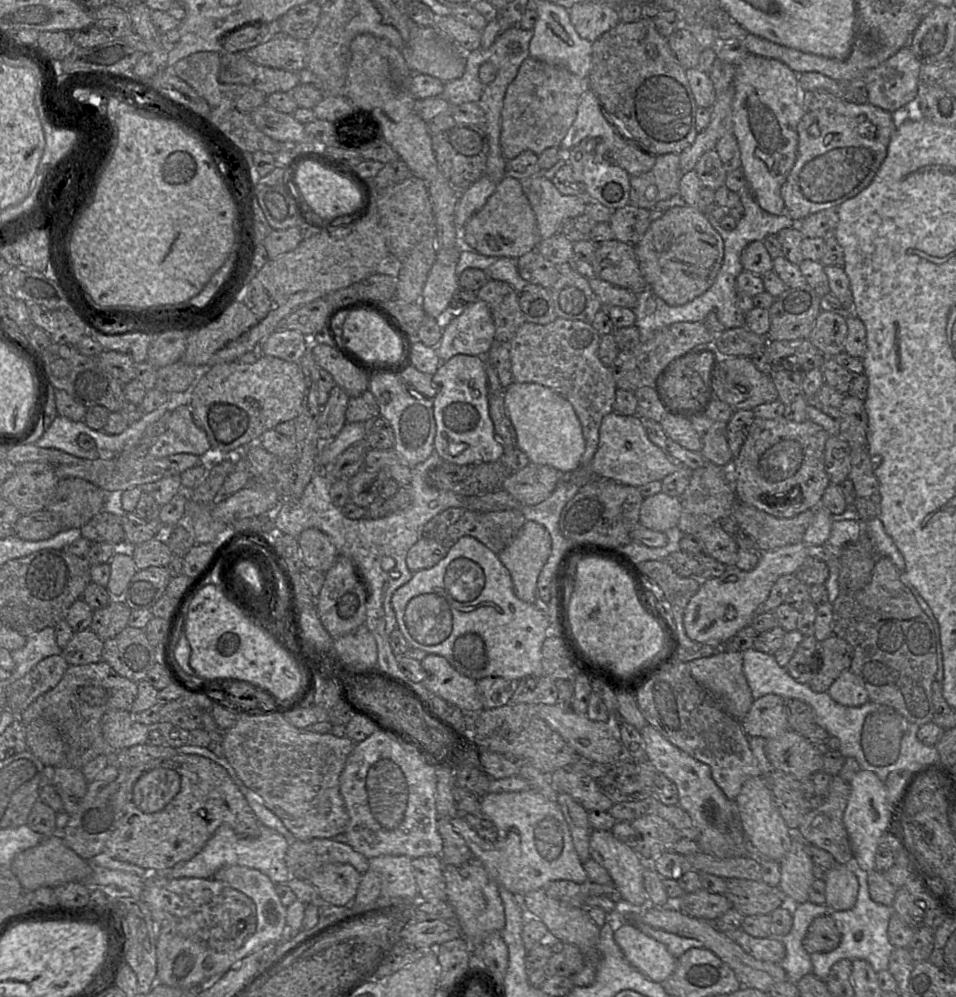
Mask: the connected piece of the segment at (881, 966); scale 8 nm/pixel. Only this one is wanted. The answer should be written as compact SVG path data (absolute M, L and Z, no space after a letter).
M855 864L851 865L858 883L859 890L857 901L850 910L831 912L831 917L841 934L841 942L837 949L828 953L810 954L813 971L812 973L819 979L825 981L831 967L842 959L865 960L875 972L888 970L890 955L894 950L888 937L888 925L891 916L894 914L892 906L885 906L874 902L869 894L868 872L862 870Z

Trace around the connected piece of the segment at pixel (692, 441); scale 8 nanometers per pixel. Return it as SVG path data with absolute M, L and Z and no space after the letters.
M666 412L661 425L669 440L693 452L701 452L702 440L690 419Z

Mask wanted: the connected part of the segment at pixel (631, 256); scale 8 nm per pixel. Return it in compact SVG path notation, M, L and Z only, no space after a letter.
M612 239L597 243L594 254L597 276L639 294L647 287L635 246Z

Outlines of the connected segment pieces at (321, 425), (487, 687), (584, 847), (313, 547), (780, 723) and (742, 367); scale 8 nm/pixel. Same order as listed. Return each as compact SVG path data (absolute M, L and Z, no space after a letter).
M335 385L330 391L318 418L318 434L322 441L333 439L346 424L349 400L349 395L339 386Z
M485 677L476 681L477 694L484 709L504 706L516 690L516 682L503 677Z
M558 792L556 803L568 824L578 857L584 863L591 858L589 841L592 828L588 822L588 812L580 803L566 793Z
M317 528L305 529L297 537L297 540L304 568L326 572L339 555L328 536Z
M767 694L754 700L748 713L740 721L745 734L770 739L790 729L785 701L776 694Z
M718 357L718 360L712 375L715 398L727 403L733 410L753 410L758 405L778 399L778 392L770 375L759 371L749 357Z

